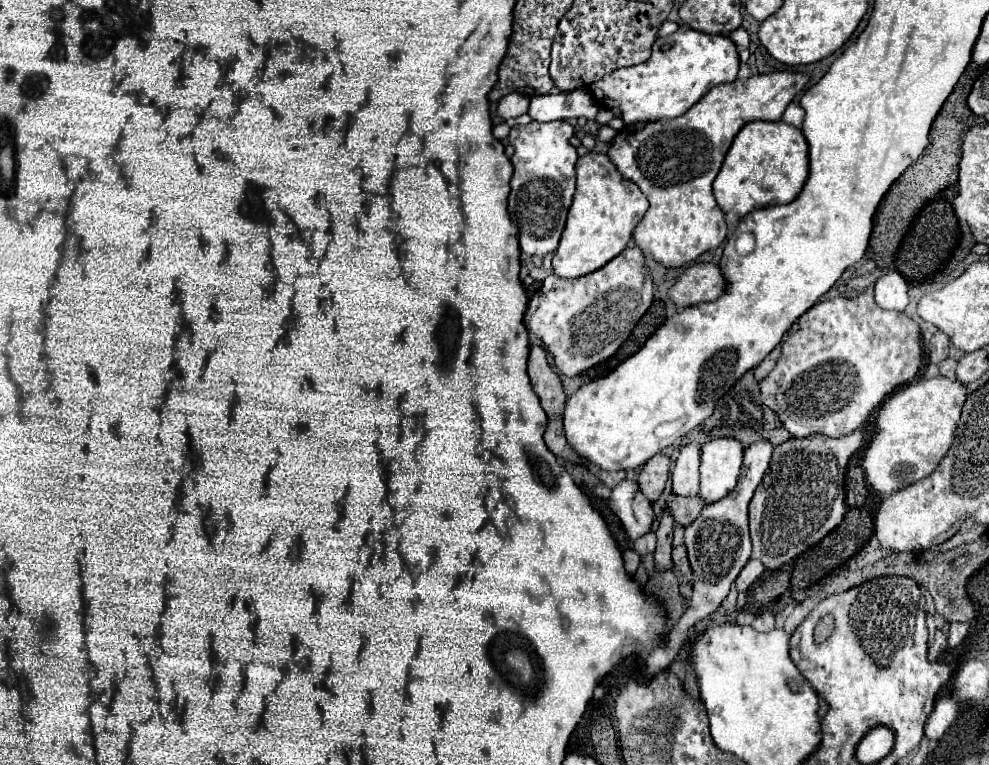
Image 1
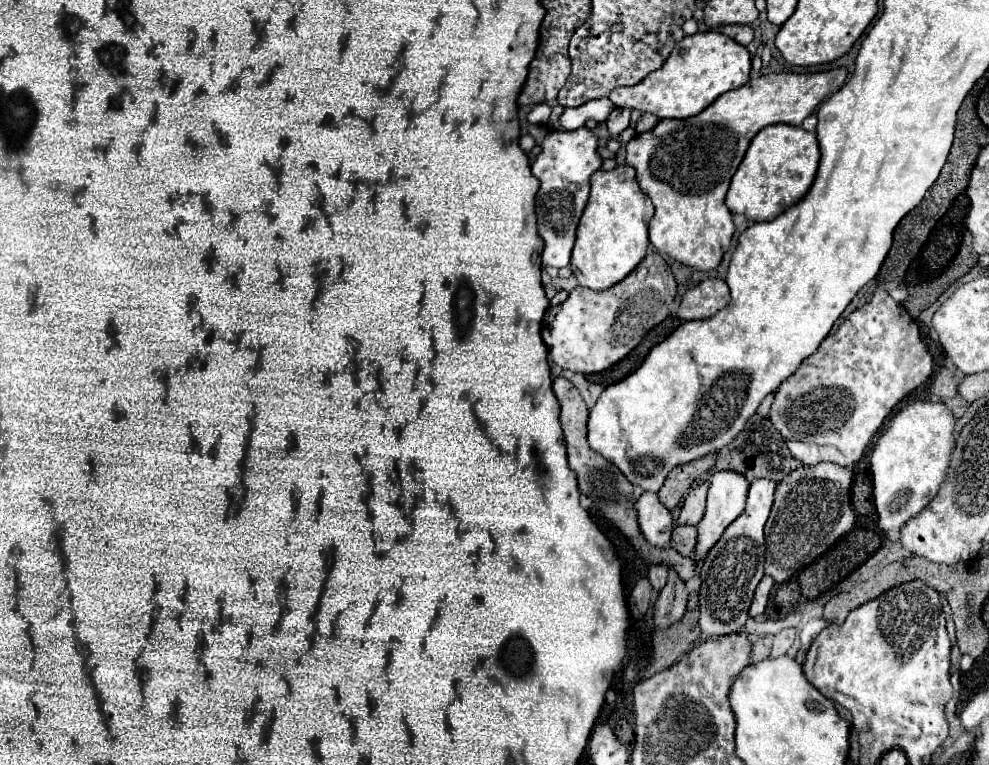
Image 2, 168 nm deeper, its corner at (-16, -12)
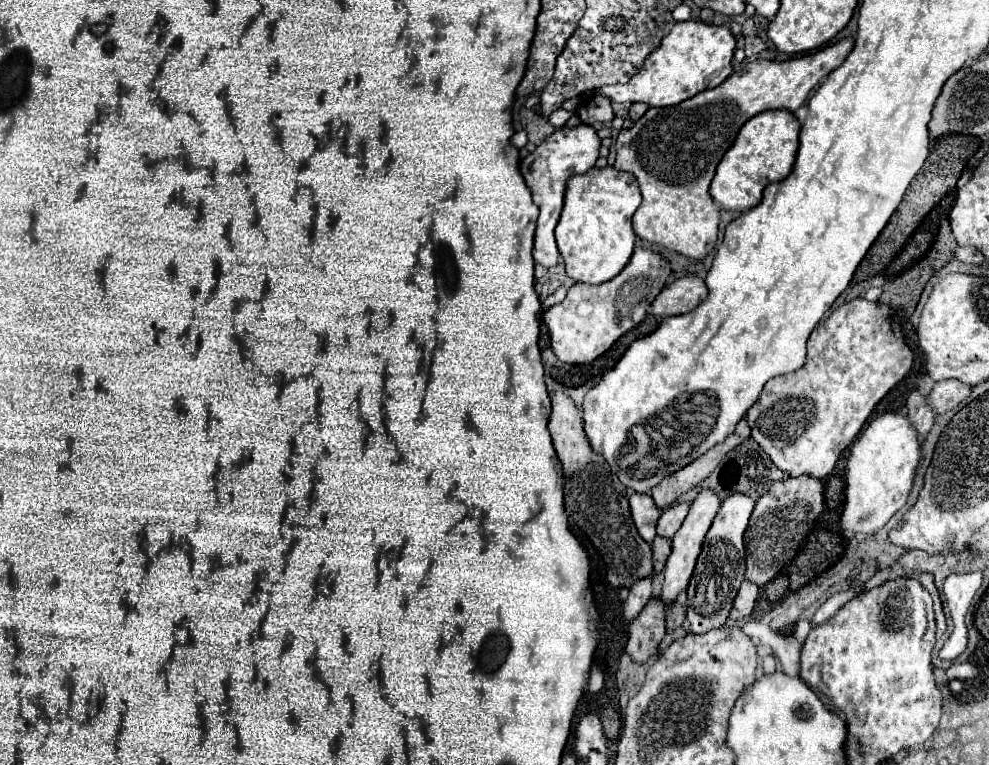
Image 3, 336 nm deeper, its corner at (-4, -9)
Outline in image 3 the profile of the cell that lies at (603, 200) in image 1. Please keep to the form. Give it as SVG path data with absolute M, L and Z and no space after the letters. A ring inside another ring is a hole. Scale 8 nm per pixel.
M592 167L568 179L564 209L556 227L556 243L566 263L566 273L574 281L598 285L616 277L634 253L632 215L640 207L642 195L632 173L614 167Z

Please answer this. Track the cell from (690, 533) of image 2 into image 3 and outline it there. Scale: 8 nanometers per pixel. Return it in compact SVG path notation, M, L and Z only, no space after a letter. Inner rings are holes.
M656 537L652 543L652 551L654 551L654 573L660 573L666 565L666 559L670 555L672 543L668 537Z

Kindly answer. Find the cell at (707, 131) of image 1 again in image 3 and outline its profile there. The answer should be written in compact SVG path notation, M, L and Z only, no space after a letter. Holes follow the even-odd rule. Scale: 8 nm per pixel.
M844 39L834 43L818 53L796 57L790 61L750 61L742 71L732 73L722 85L702 91L692 99L674 105L670 109L648 109L644 117L640 117L630 129L622 129L616 139L616 163L614 167L620 171L630 171L642 191L642 205L634 213L634 231L640 239L650 241L654 245L666 247L674 253L680 253L688 259L704 259L716 245L718 237L718 221L720 209L710 197L710 183L716 173L716 167L724 153L732 147L742 125L758 113L770 109L786 109L796 111L806 103L810 91L820 83L824 75L830 75L852 51L854 41Z

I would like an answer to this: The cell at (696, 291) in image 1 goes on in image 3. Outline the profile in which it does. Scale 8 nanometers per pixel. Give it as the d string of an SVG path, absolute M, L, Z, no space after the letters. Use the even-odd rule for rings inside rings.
M682 277L670 283L652 303L650 313L656 317L682 315L696 309L708 297L708 287L700 277Z

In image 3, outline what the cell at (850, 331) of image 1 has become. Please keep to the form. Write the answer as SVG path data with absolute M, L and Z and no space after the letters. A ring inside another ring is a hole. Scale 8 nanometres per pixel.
M852 299L840 305L812 331L808 337L808 355L804 367L794 373L774 377L764 385L758 401L748 409L752 437L770 455L774 465L786 471L790 477L808 473L812 477L824 479L832 473L846 447L856 439L876 403L910 373L912 363L914 355L904 341L902 327L894 311L880 301Z

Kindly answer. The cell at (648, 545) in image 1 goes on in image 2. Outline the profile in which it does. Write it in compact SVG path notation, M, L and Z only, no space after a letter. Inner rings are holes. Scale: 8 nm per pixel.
M656 564L656 566L652 566L652 568L648 568L648 582L650 582L650 586L652 586L652 590L656 590L656 592L660 592L662 588L664 588L664 584L666 584L666 576L668 576L668 568L666 566L662 566L662 564Z

